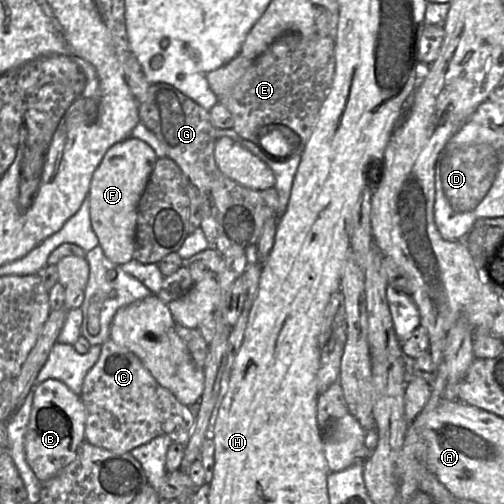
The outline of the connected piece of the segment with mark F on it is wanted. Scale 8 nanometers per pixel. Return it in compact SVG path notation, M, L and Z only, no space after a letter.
M130 137L111 146L93 174L88 194L91 225L105 256L115 264L133 259L138 204L157 160L151 146Z

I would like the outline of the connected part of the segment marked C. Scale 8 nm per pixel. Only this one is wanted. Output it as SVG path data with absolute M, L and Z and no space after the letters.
M110 339L102 344L98 360L86 374L79 398L85 408L84 441L115 453L130 452L158 436L167 436L185 446L195 424L189 407L160 386L133 352Z

